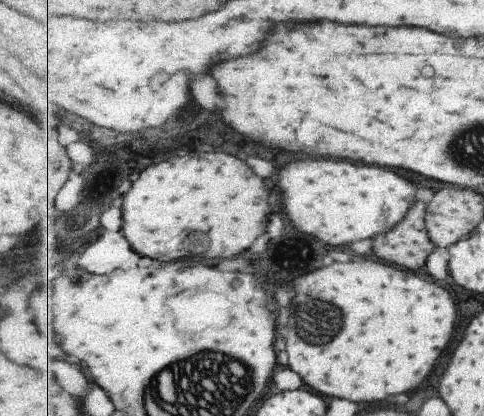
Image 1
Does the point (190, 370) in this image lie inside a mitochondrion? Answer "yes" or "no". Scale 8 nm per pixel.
yes

